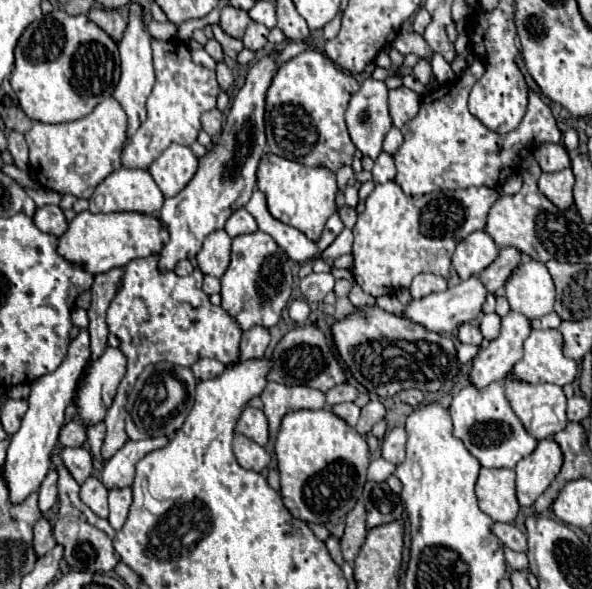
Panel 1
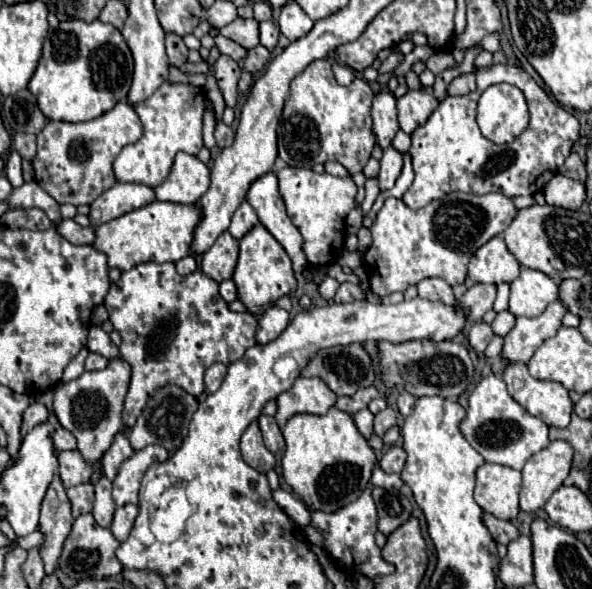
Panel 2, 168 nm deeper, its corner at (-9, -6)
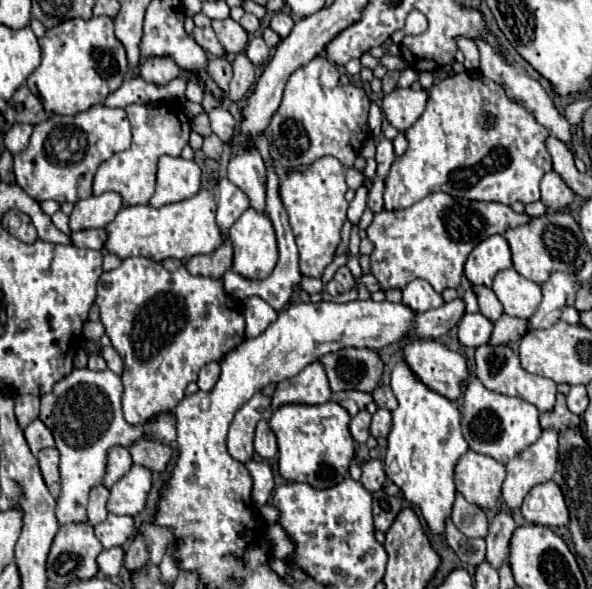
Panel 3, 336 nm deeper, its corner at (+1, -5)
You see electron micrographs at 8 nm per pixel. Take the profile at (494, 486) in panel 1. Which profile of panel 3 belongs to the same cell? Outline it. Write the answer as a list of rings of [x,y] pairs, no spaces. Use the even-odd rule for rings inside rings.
[[[469,449],[455,463],[455,487],[479,507],[491,509],[501,495],[501,483],[505,479],[505,465],[493,457]]]

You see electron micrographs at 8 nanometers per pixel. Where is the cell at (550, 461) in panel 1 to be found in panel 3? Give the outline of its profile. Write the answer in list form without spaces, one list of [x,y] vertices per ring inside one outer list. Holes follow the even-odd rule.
[[[545,429],[533,445],[505,465],[507,477],[503,481],[503,499],[511,509],[517,509],[523,503],[533,485],[549,481],[555,475],[557,447],[557,431]]]

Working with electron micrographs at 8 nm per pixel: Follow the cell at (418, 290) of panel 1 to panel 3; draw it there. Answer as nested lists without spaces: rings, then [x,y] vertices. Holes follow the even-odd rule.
[[[415,279],[403,289],[403,303],[407,307],[411,307],[415,313],[423,313],[423,311],[441,307],[443,297],[439,293],[435,293],[433,287],[429,283],[425,283],[423,279]]]

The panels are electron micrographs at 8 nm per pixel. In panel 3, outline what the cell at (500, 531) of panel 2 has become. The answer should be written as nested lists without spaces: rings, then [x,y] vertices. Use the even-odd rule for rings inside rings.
[[[457,493],[455,497],[453,509],[451,509],[451,521],[467,537],[485,537],[489,531],[485,513],[477,505],[469,503],[461,493]]]

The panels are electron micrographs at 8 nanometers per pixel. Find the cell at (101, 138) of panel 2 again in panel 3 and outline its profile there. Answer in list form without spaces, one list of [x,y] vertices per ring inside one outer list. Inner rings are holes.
[[[93,105],[77,115],[53,113],[45,123],[33,129],[27,149],[15,155],[17,185],[35,201],[53,199],[57,203],[77,203],[93,195],[91,183],[97,167],[113,153],[131,145],[131,127],[123,109]]]

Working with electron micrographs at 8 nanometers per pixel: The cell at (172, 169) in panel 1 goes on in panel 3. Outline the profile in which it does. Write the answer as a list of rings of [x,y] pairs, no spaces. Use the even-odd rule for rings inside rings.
[[[161,157],[157,163],[157,189],[151,207],[163,207],[193,197],[201,189],[201,169],[195,161],[181,157]]]

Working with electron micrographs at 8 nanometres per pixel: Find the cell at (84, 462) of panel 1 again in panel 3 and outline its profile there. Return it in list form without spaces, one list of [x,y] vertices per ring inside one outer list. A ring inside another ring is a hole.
[[[49,447],[49,449],[41,449],[37,453],[37,461],[39,461],[39,469],[41,469],[41,475],[43,475],[43,481],[47,485],[53,485],[59,481],[59,451],[55,447]]]

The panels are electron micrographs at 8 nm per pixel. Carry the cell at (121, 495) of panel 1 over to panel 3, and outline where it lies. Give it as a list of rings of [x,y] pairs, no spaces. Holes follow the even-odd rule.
[[[109,513],[105,521],[95,525],[95,537],[101,541],[103,549],[123,545],[133,535],[133,531],[135,531],[133,517],[121,517],[113,513]]]

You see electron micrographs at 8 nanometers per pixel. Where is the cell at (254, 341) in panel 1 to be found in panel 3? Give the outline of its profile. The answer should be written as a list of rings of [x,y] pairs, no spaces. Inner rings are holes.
[[[261,297],[245,299],[243,315],[245,315],[245,323],[247,323],[247,329],[245,329],[247,337],[261,335],[277,319],[277,311],[273,311],[273,307],[269,307],[269,303],[265,303]]]

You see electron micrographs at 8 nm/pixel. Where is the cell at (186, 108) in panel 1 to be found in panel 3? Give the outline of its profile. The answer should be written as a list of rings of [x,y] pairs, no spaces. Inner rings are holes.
[[[167,101],[149,103],[149,105],[129,105],[127,117],[133,129],[133,141],[129,151],[121,151],[101,163],[93,177],[93,195],[101,195],[105,191],[115,191],[121,195],[123,205],[147,205],[155,191],[155,173],[157,161],[163,155],[177,157],[181,149],[189,143],[191,125],[185,111],[179,111],[175,105]]]

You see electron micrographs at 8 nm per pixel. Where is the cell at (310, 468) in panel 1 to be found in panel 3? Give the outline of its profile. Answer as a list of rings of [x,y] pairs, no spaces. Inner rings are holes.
[[[335,401],[323,405],[287,403],[273,411],[269,427],[279,443],[279,471],[289,481],[303,481],[311,487],[331,487],[349,473],[349,465],[355,457],[355,441],[349,433],[351,417]]]

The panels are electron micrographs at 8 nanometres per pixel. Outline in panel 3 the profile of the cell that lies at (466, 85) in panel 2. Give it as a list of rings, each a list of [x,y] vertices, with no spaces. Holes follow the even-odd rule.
[[[395,89],[383,97],[381,109],[385,119],[399,131],[407,131],[425,111],[427,91],[413,89]]]

